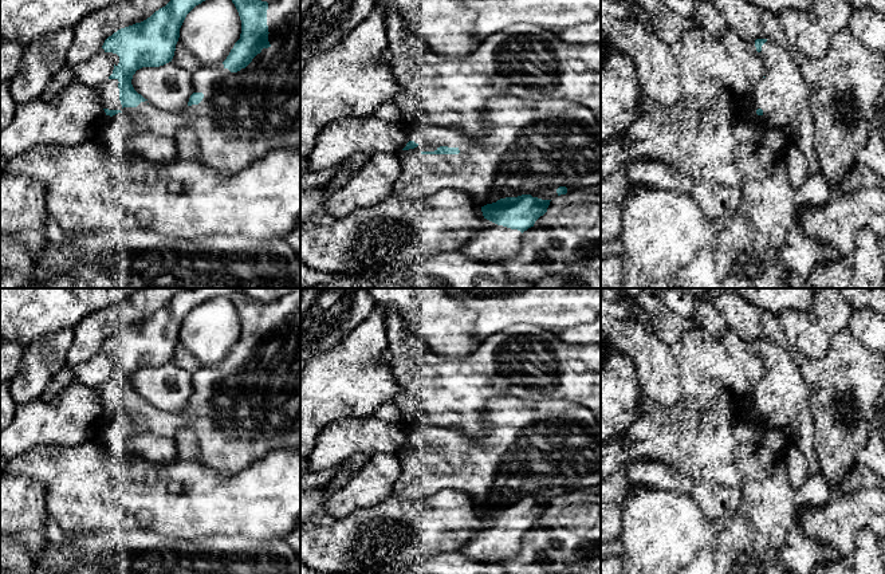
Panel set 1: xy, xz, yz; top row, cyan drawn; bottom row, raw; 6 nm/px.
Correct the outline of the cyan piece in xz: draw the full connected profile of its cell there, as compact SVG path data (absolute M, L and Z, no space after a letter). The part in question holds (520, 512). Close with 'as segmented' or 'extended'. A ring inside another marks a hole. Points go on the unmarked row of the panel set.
M531 495L500 499L481 507L484 519L522 534L534 527L535 522L547 512L551 500Z; as segmented

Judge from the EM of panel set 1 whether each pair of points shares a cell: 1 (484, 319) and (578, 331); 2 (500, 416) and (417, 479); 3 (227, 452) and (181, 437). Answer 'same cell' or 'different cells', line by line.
1: different cells
2: same cell
3: different cells

